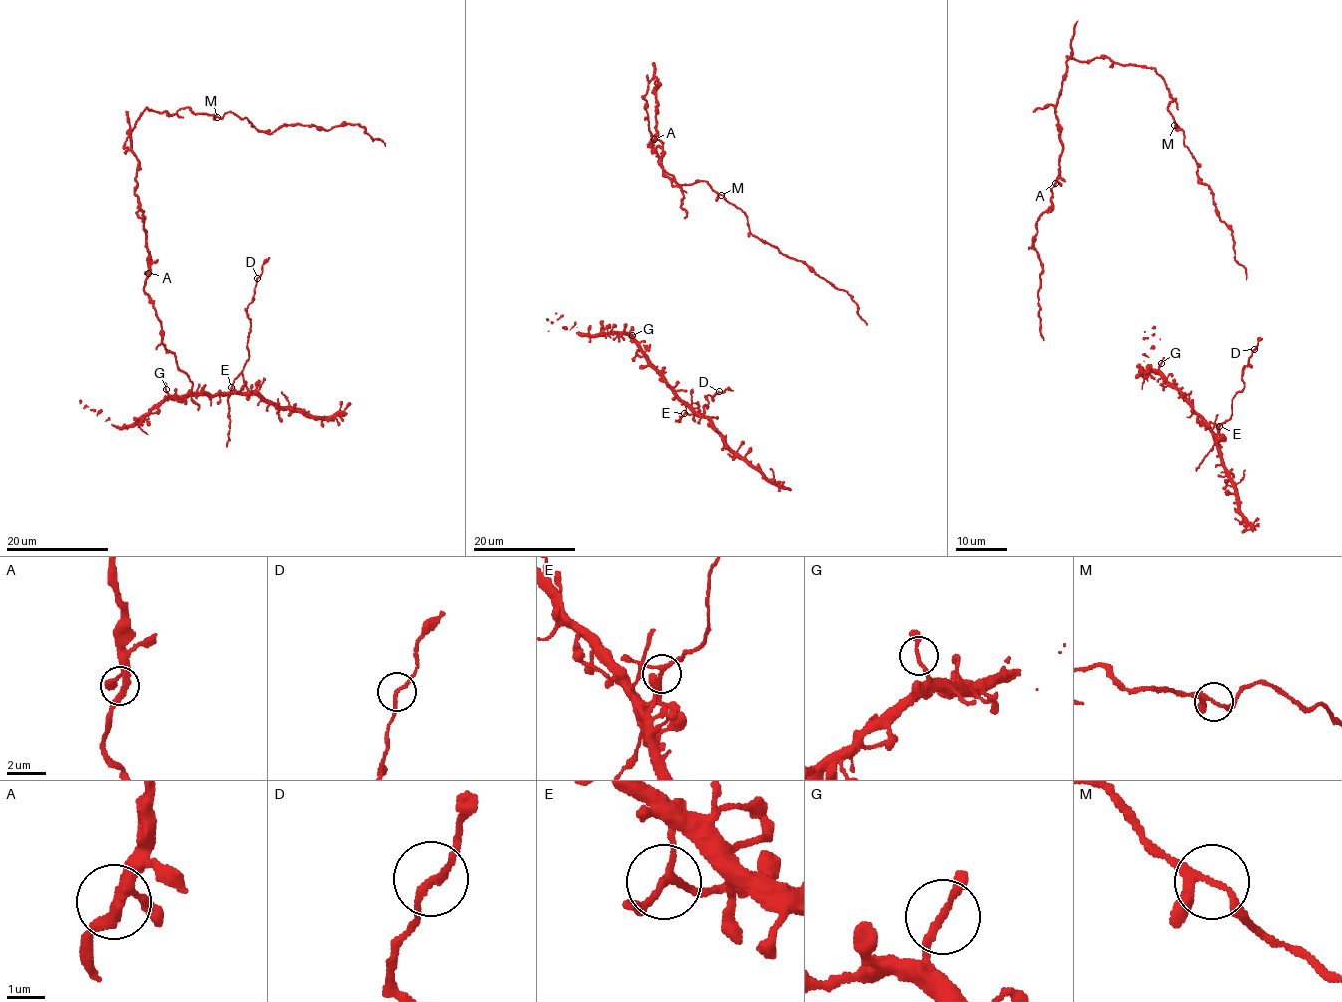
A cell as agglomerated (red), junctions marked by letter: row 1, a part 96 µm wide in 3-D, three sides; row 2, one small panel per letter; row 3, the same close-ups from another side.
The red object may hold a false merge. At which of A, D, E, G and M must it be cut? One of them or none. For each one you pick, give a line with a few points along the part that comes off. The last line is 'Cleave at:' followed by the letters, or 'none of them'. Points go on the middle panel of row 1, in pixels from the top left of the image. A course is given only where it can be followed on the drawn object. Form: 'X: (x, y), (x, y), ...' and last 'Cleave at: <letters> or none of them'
Cleave at: none of them

